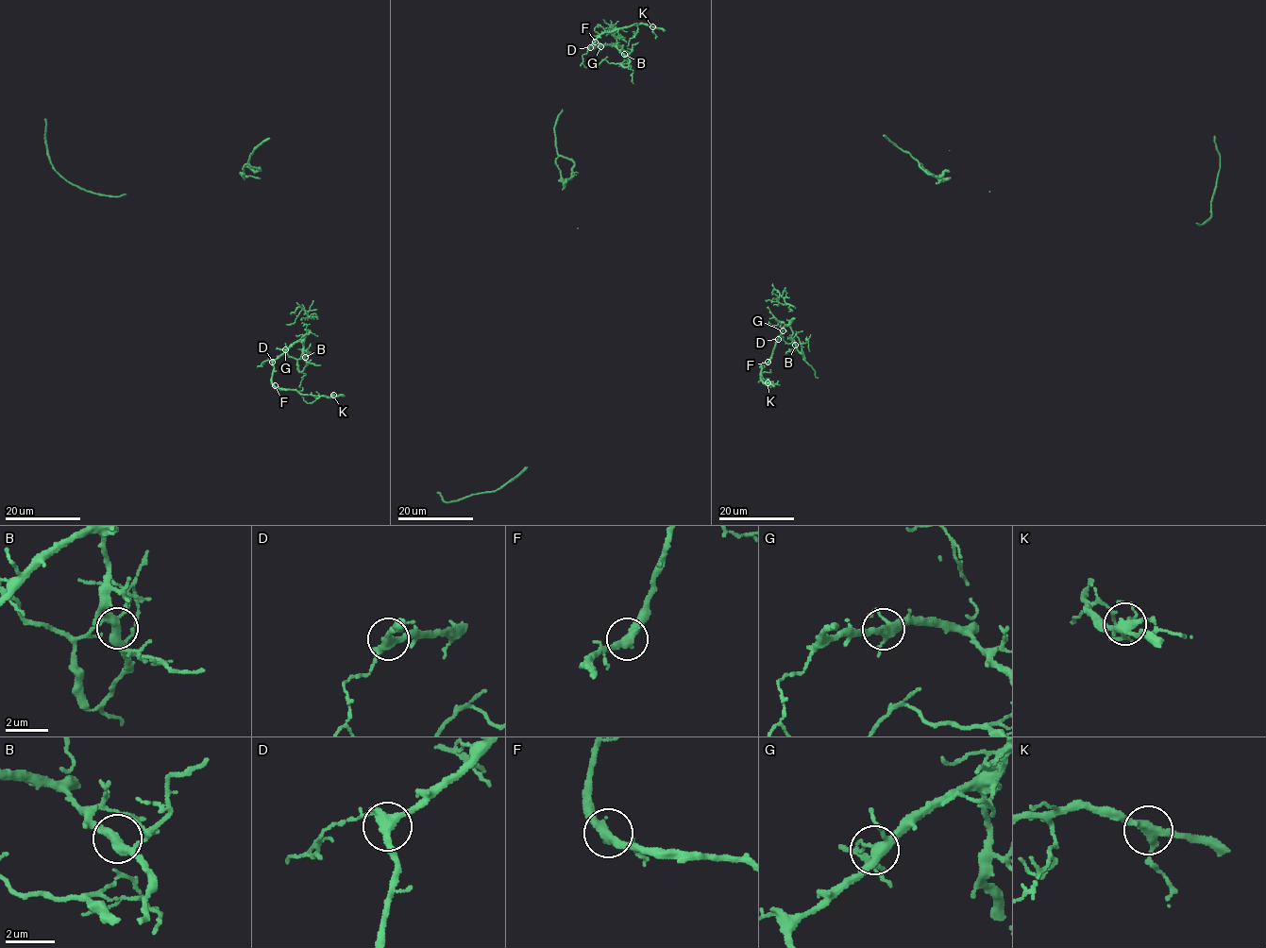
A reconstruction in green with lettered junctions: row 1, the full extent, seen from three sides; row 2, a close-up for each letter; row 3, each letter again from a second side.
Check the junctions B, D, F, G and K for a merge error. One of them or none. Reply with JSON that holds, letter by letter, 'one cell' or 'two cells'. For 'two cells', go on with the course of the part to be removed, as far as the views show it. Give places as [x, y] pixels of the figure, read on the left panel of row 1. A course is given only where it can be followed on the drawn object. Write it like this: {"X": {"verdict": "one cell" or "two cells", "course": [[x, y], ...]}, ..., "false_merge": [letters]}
{"B": {"verdict": "one cell"}, "D": {"verdict": "one cell"}, "F": {"verdict": "one cell"}, "G": {"verdict": "one cell"}, "K": {"verdict": "one cell"}, "false_merge": []}

